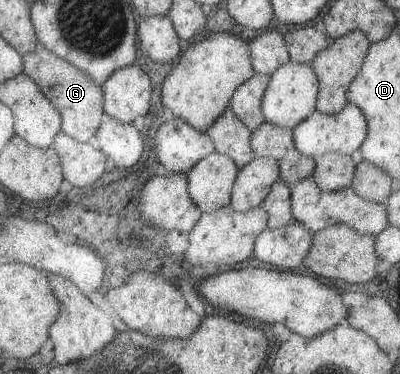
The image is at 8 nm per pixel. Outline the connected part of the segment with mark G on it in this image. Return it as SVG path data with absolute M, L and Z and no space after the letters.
M43 43L35 51L24 55L24 72L36 80L45 95L60 108L64 115L62 130L65 133L81 142L95 142L96 133L100 130L106 113L103 86L96 84L87 73L67 59L49 51Z

